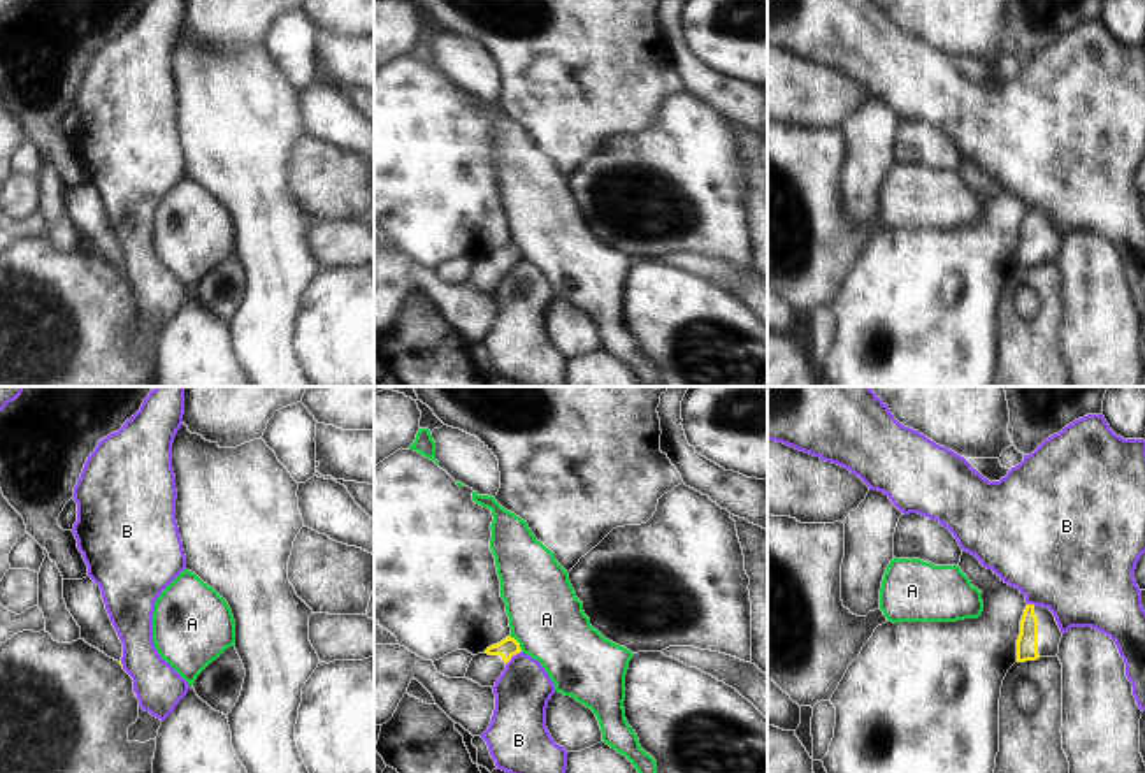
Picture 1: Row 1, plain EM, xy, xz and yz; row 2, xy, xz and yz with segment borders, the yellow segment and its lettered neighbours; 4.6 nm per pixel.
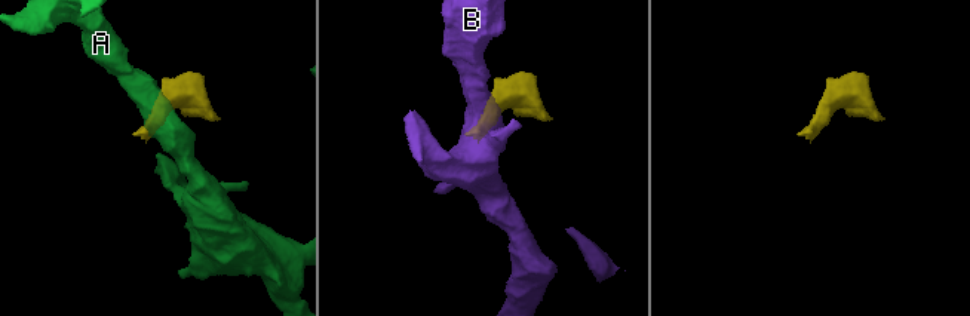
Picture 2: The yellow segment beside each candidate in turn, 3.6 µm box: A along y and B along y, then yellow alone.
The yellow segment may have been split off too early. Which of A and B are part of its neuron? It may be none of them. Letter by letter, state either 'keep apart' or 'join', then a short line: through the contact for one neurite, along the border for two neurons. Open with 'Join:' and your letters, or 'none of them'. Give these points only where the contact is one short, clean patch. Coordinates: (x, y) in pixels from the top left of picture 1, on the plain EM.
Join: none of them
A: keep apart; line xz (510, 241), (522, 257)
B: keep apart

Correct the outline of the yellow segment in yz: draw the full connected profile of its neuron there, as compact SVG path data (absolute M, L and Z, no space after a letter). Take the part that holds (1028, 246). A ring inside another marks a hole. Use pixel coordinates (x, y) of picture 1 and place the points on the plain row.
M1027 211L1017 246L1017 269L1057 264L1062 239L1048 214Z

